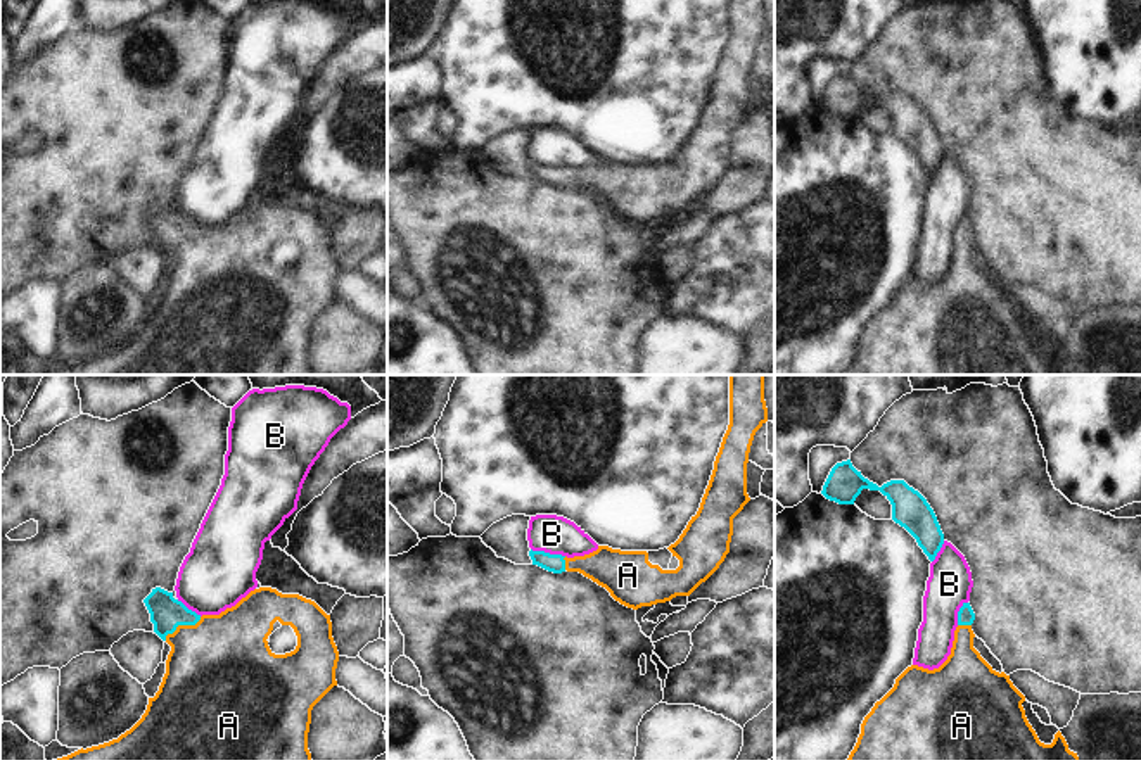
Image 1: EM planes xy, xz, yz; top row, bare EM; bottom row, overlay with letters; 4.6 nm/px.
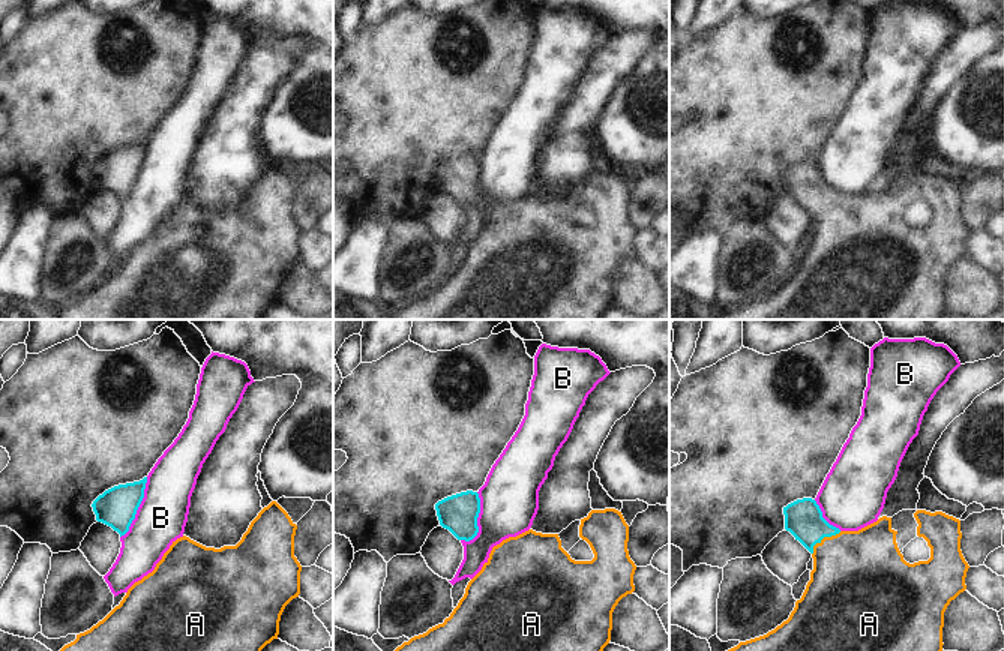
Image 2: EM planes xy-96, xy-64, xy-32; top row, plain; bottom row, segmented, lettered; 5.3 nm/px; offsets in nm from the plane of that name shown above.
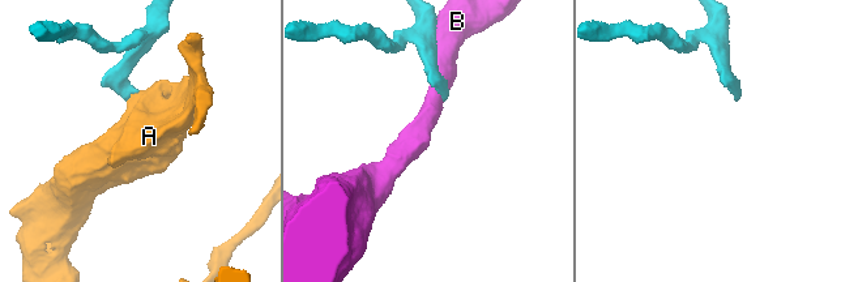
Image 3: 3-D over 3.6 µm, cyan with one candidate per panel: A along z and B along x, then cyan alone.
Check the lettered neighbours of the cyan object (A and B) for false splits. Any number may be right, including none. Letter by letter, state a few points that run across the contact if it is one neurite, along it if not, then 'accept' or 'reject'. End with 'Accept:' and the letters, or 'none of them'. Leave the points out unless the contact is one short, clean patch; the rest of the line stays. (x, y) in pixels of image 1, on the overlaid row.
A: line xy (166, 614), (182, 624), (216, 665); accept
B: reject
Accept: A

